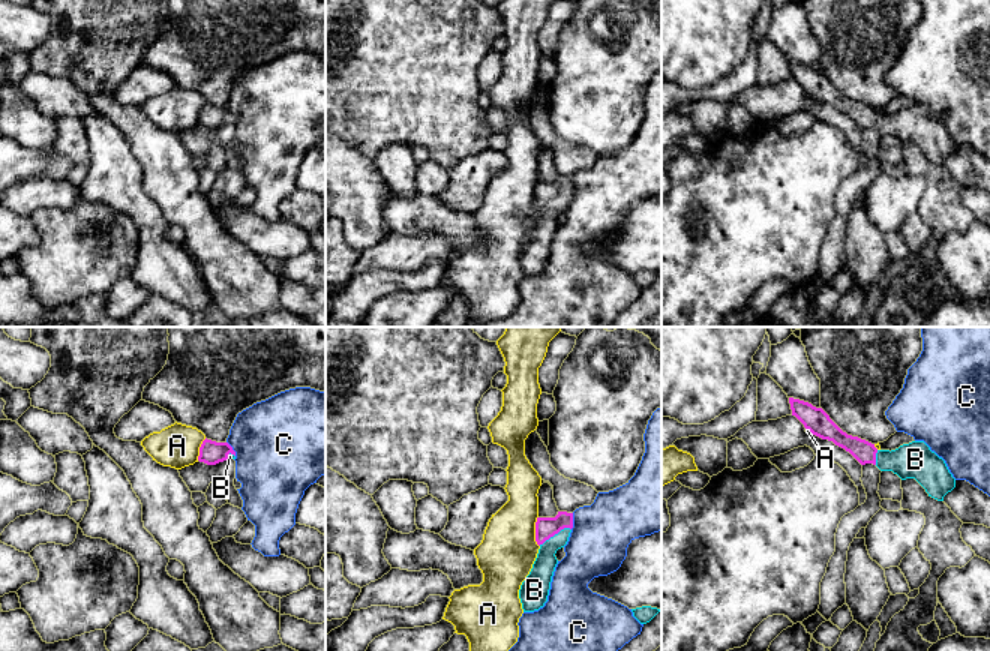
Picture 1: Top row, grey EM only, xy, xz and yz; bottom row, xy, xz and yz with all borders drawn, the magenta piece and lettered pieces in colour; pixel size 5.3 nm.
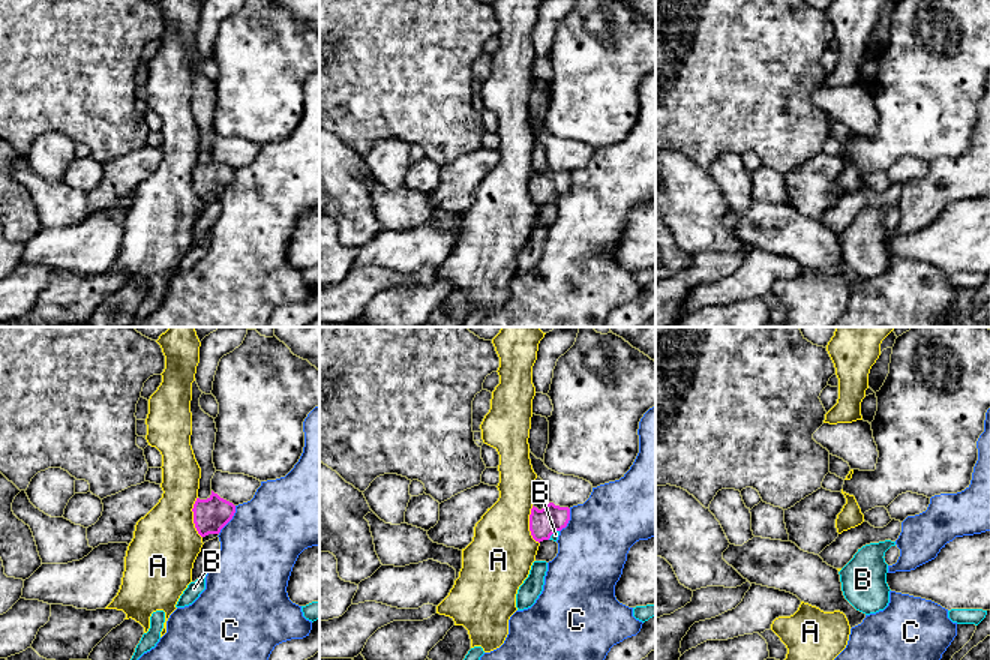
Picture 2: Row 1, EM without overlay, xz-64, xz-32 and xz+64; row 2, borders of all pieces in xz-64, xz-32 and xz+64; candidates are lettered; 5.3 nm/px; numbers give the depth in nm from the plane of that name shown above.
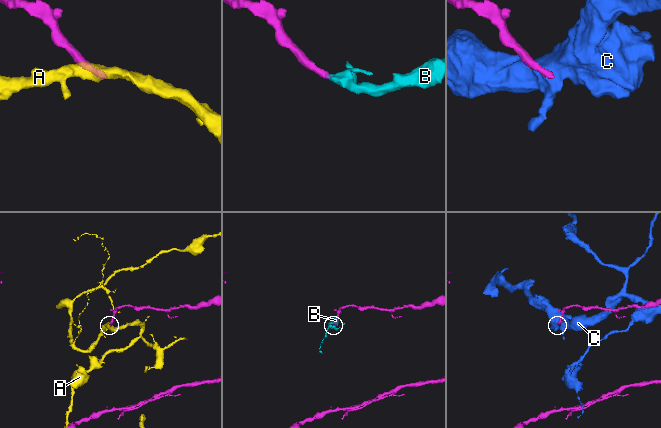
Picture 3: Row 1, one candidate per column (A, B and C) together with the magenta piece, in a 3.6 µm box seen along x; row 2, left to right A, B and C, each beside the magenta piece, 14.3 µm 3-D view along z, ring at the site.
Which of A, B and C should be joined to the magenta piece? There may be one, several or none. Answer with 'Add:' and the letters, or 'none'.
Add: B

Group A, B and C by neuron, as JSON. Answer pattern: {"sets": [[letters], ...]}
{"sets": [["A"], ["B"], ["C"]]}

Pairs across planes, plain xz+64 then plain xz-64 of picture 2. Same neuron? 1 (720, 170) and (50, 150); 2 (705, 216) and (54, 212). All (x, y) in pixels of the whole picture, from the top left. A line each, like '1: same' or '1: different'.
1: same
2: different

